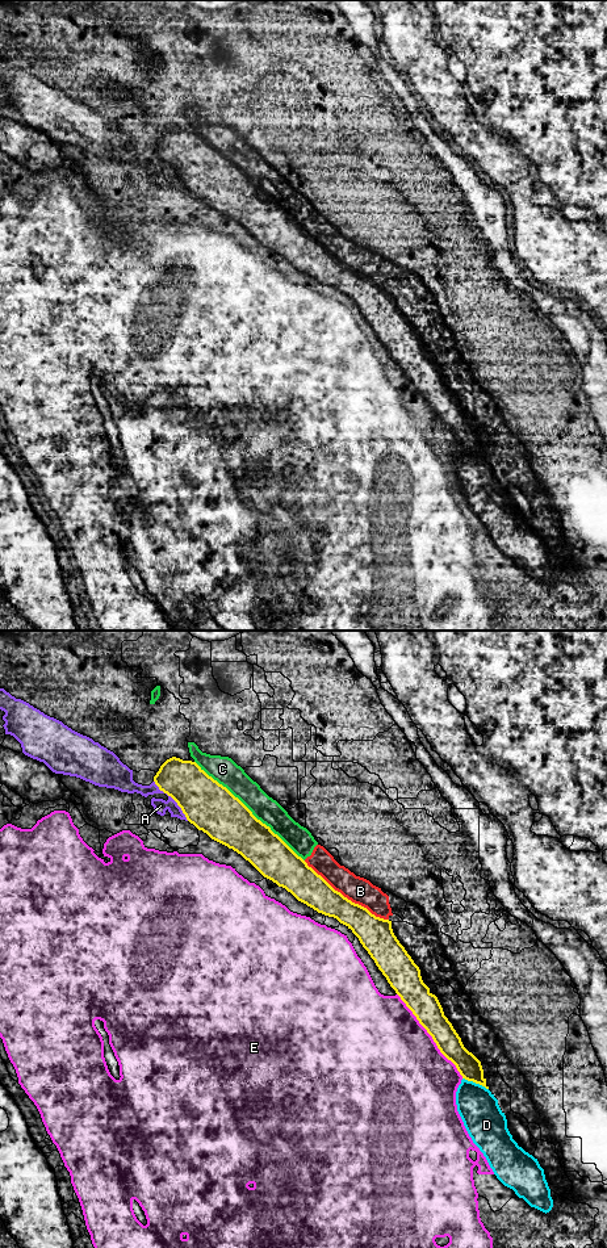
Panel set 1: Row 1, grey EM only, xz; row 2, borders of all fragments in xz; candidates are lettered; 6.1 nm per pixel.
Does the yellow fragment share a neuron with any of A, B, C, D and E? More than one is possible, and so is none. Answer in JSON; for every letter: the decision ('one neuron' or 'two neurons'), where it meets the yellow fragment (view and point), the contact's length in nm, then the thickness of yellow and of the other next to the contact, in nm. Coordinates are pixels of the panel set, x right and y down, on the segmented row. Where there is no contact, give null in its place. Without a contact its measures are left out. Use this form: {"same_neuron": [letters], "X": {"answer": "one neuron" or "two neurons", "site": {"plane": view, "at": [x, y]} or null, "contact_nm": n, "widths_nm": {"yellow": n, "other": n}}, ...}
{"same_neuron": [], "A": {"answer": "two neurons", "site": {"plane": "xz", "at": [172, 798]}, "contact_nm": 320, "widths_nm": {"yellow": 300, "other": 90}}, "B": {"answer": "two neurons", "site": {"plane": "xz", "at": [346, 897]}, "contact_nm": 650, "widths_nm": {"yellow": 200, "other": 160}}, "C": {"answer": "two neurons", "site": {"plane": "xz", "at": [250, 811]}, "contact_nm": 900, "widths_nm": {"yellow": 300, "other": 160}}, "D": {"answer": "two neurons", "site": {"plane": "xz", "at": [476, 1083]}, "contact_nm": 180, "widths_nm": {"yellow": 140, "other": 240}}, "E": {"answer": "two neurons", "site": {"plane": "xz", "at": [430, 1034]}, "contact_nm": 650, "widths_nm": {"yellow": 170, "other": 500}}}

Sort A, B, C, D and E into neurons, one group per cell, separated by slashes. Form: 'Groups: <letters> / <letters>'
Groups: A / B C / D / E

